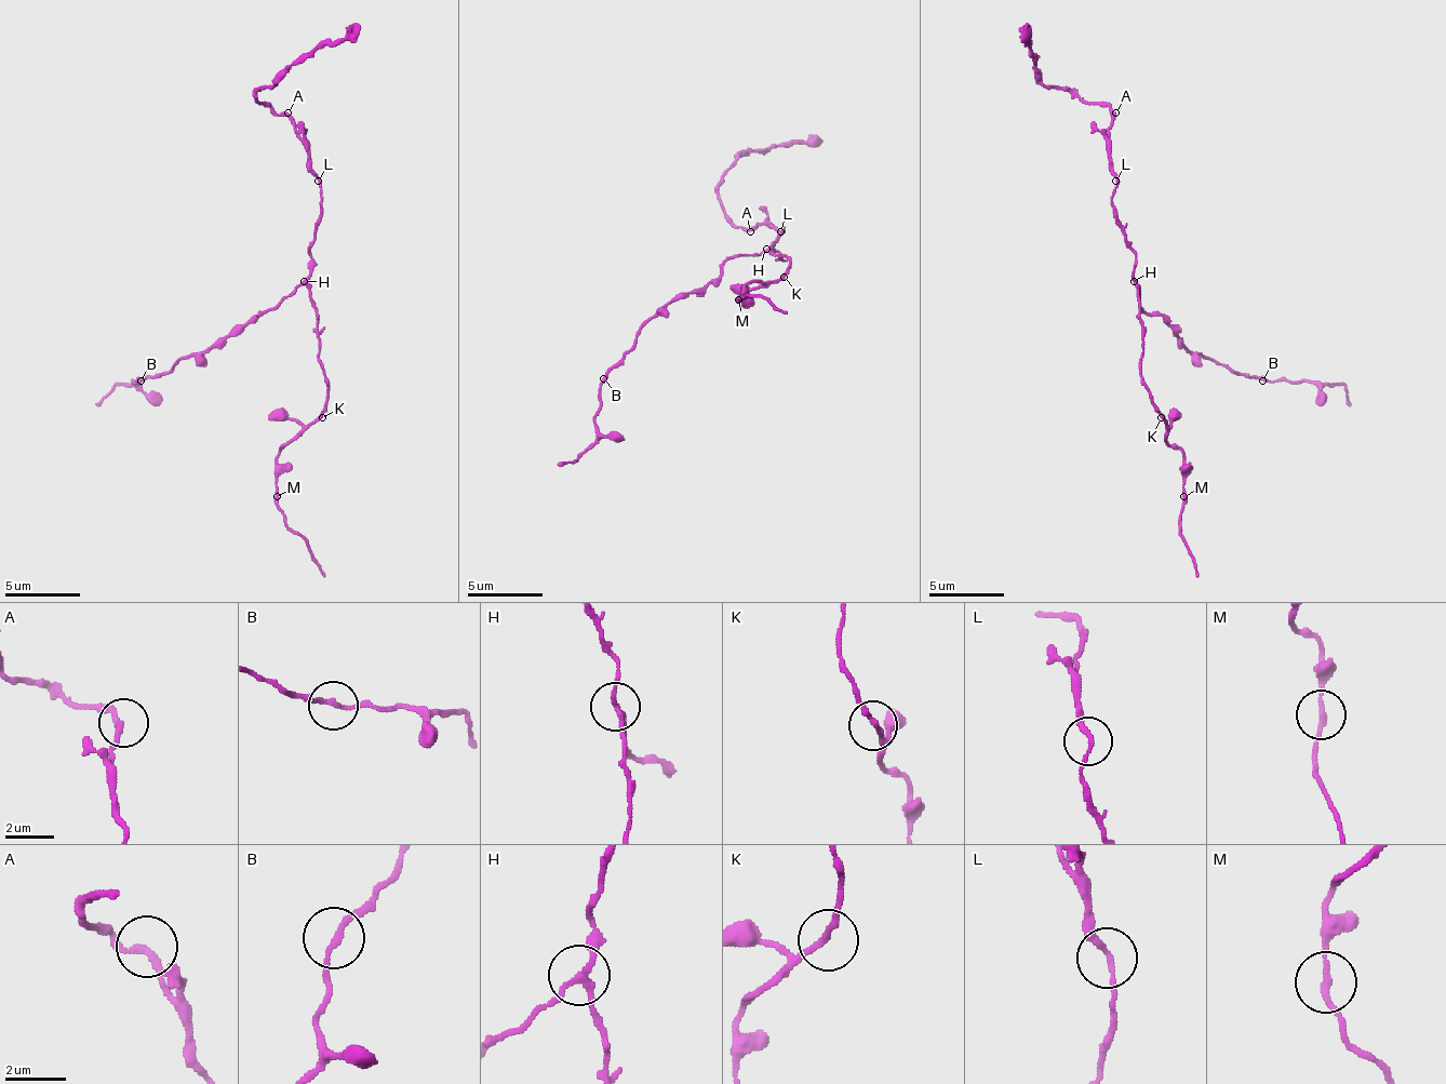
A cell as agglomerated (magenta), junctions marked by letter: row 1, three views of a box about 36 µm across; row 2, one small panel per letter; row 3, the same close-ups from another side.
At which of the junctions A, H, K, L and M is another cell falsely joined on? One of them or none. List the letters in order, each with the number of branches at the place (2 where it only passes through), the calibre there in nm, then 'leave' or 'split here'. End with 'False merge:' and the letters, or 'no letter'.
A: branches 2; calibre 200 nm; leave
H: branches 3; calibre 170 nm; split here
K: branches 2; calibre 200 nm; leave
L: branches 2; calibre 180 nm; leave
M: branches 2; calibre 190 nm; leave
False merge: H

